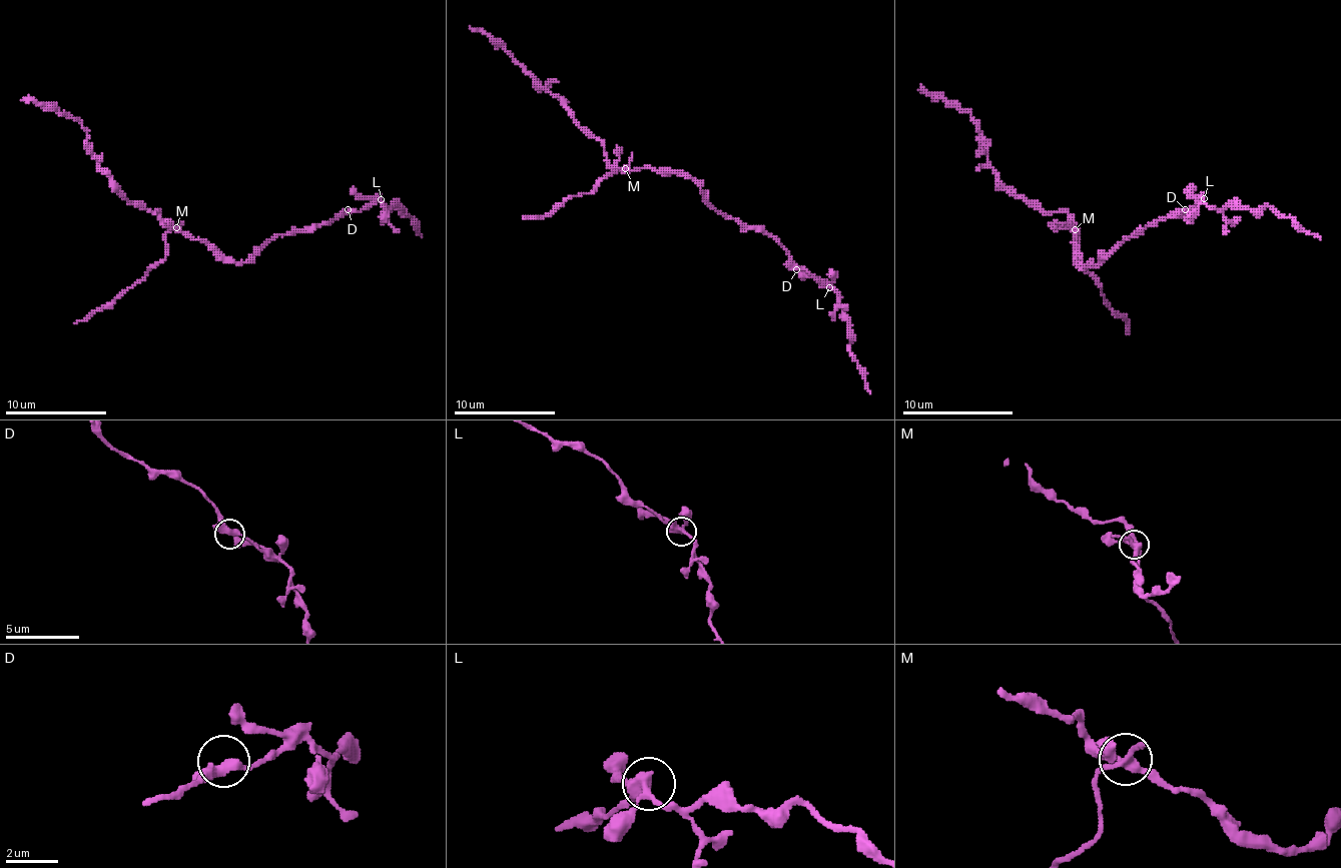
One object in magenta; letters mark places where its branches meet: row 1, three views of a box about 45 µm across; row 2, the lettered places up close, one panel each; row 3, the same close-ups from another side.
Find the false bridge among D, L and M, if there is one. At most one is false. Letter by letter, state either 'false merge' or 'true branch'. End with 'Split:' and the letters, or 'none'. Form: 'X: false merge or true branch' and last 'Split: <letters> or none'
D: true branch
L: true branch
M: false merge
Split: M

